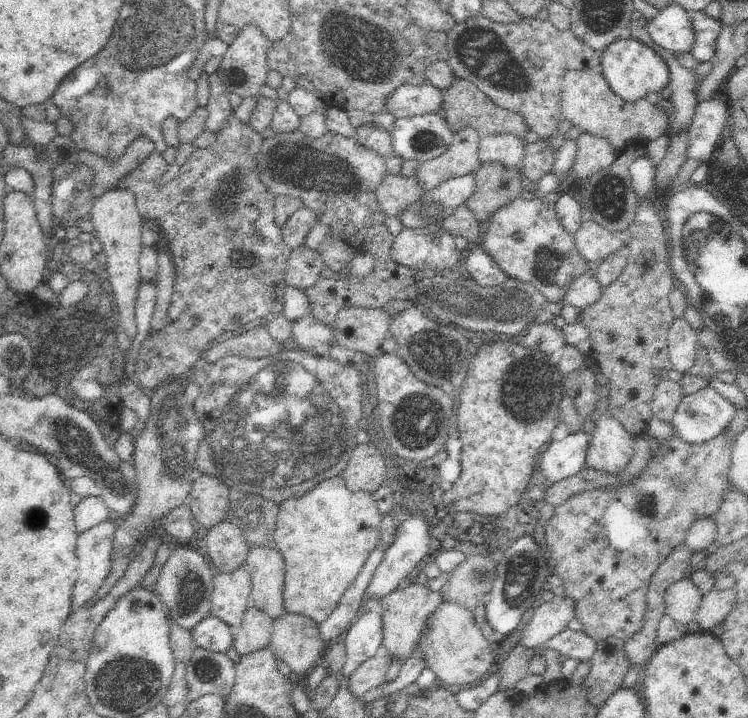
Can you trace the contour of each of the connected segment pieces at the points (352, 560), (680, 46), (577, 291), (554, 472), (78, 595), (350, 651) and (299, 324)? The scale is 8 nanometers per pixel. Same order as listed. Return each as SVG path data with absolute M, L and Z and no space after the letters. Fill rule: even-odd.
M340 475L323 480L300 498L281 502L274 530L274 546L280 551L285 564L283 605L286 612L298 613L312 618L318 624L323 623L334 612L342 595L377 547L376 542L383 529L382 519L383 515L376 507L373 493L351 491Z
M672 3L659 11L646 29L651 39L663 49L671 53L690 54L695 41L693 14Z
M593 271L578 275L565 292L561 305L575 306L583 311L587 306L600 300L604 287Z
M578 431L562 440L548 443L541 455L538 468L552 485L576 474L585 466L587 450L593 441L592 434Z
M112 518L78 535L76 545L78 570L72 593L72 613L89 605L106 580L112 568L114 537Z
M363 610L346 632L342 676L348 679L362 662L381 653L382 639L383 615Z
M310 313L293 321L292 338L298 349L318 357L329 357L334 329L317 321Z

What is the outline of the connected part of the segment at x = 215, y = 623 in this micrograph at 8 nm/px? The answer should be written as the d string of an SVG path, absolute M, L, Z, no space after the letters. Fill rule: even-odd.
M212 615L200 621L192 631L195 645L213 653L226 653L233 646L236 632Z

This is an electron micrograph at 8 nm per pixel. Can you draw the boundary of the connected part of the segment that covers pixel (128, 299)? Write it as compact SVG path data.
M116 188L108 191L101 197L95 199L93 209L90 212L90 220L93 223L97 238L103 244L103 252L107 258L108 280L116 296L118 304L118 314L122 328L132 340L137 333L135 319L135 302L141 285L139 271L139 258L142 252L142 227L144 220L138 212L136 204L136 194L132 190Z

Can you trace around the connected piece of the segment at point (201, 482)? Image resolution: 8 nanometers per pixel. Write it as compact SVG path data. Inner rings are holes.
M202 475L199 480L192 481L187 503L197 524L210 530L226 520L229 493L230 488L213 475Z

